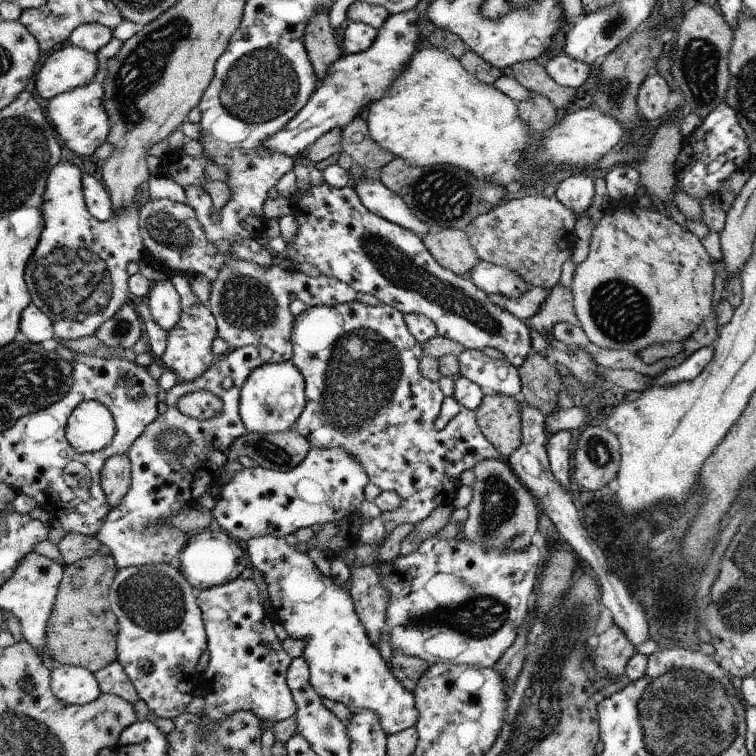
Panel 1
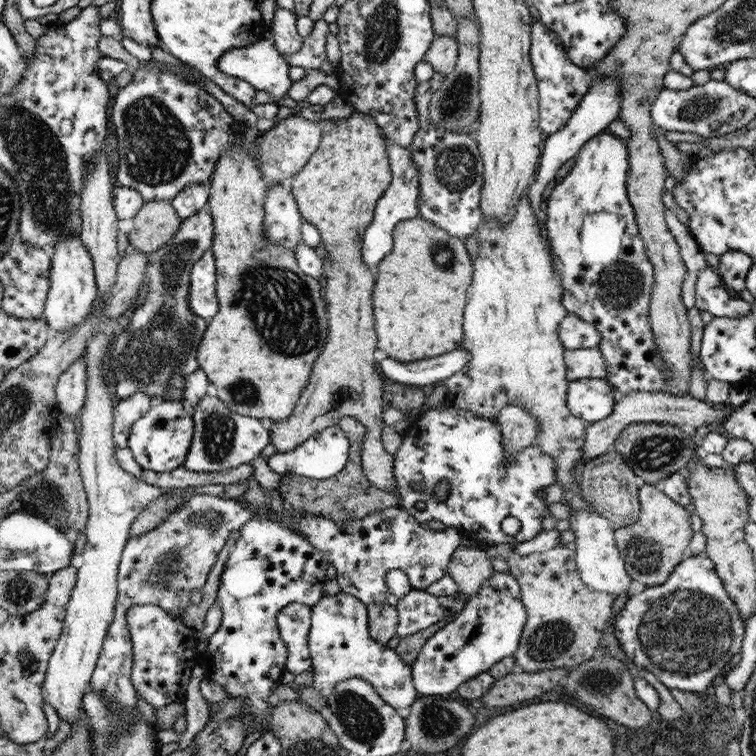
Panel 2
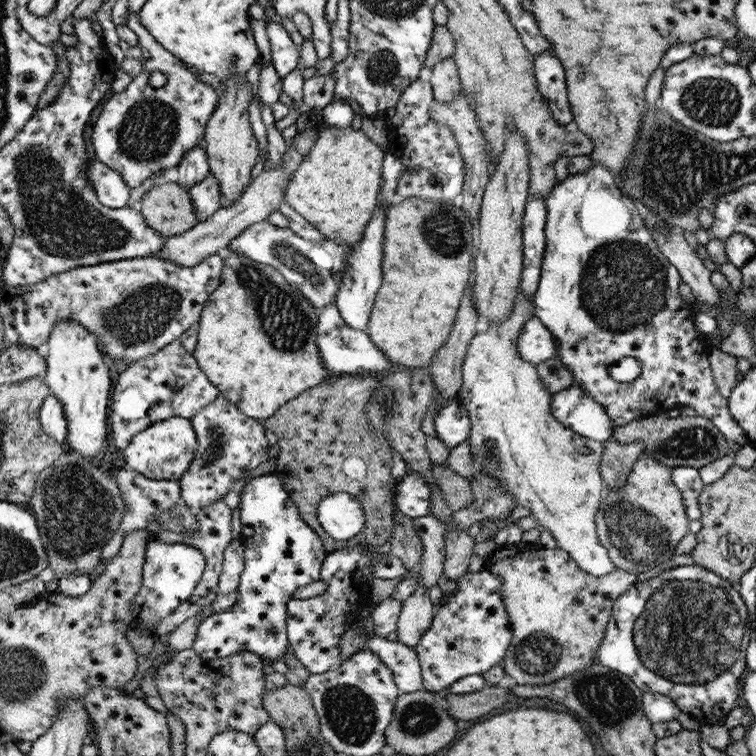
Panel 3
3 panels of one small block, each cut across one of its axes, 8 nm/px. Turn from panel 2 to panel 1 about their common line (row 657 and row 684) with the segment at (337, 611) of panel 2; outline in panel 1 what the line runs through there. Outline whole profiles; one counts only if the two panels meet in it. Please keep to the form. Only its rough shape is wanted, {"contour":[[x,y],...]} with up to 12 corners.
{"contour":[[250,538],[312,688],[387,735],[415,696],[370,642],[349,591],[284,538]]}

